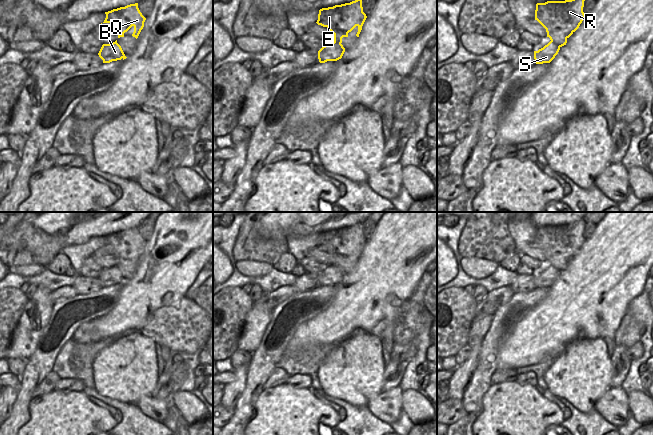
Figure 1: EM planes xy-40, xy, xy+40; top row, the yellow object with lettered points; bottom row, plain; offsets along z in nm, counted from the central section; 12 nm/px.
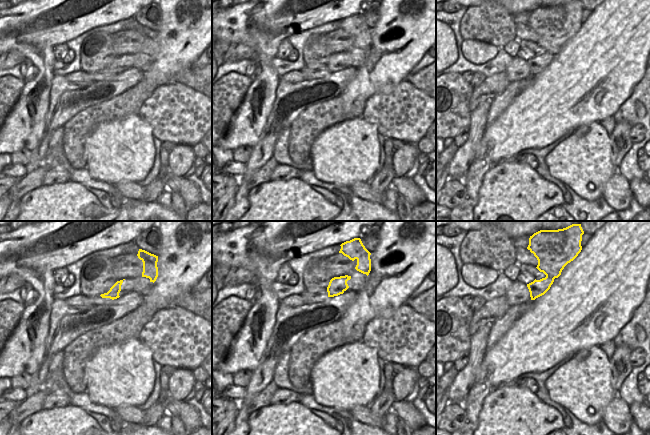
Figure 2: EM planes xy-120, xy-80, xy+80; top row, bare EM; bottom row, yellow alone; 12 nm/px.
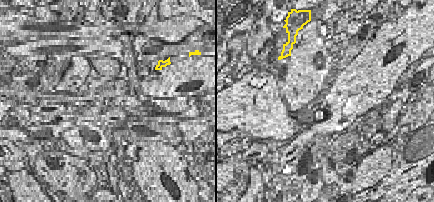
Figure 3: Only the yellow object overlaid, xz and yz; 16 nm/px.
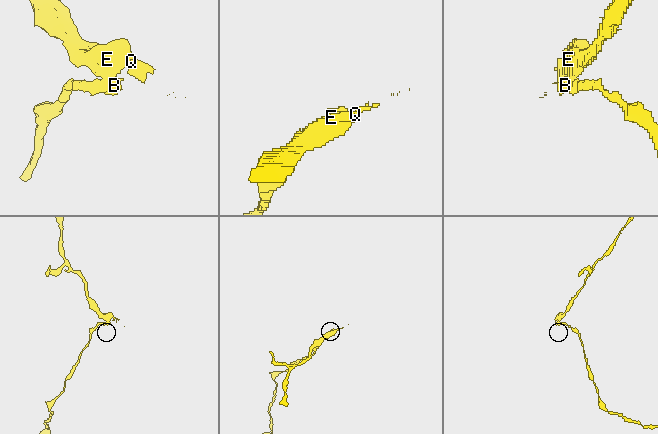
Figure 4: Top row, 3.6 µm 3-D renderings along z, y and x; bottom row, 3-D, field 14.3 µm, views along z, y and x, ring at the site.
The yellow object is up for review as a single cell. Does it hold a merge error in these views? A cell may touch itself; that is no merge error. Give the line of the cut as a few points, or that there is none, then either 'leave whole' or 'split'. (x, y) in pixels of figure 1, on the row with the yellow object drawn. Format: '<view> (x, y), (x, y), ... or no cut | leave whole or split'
xy+40 (551, 40), (560, 46) | split

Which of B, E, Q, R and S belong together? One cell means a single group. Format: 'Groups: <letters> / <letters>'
Groups: B S / E Q R.

